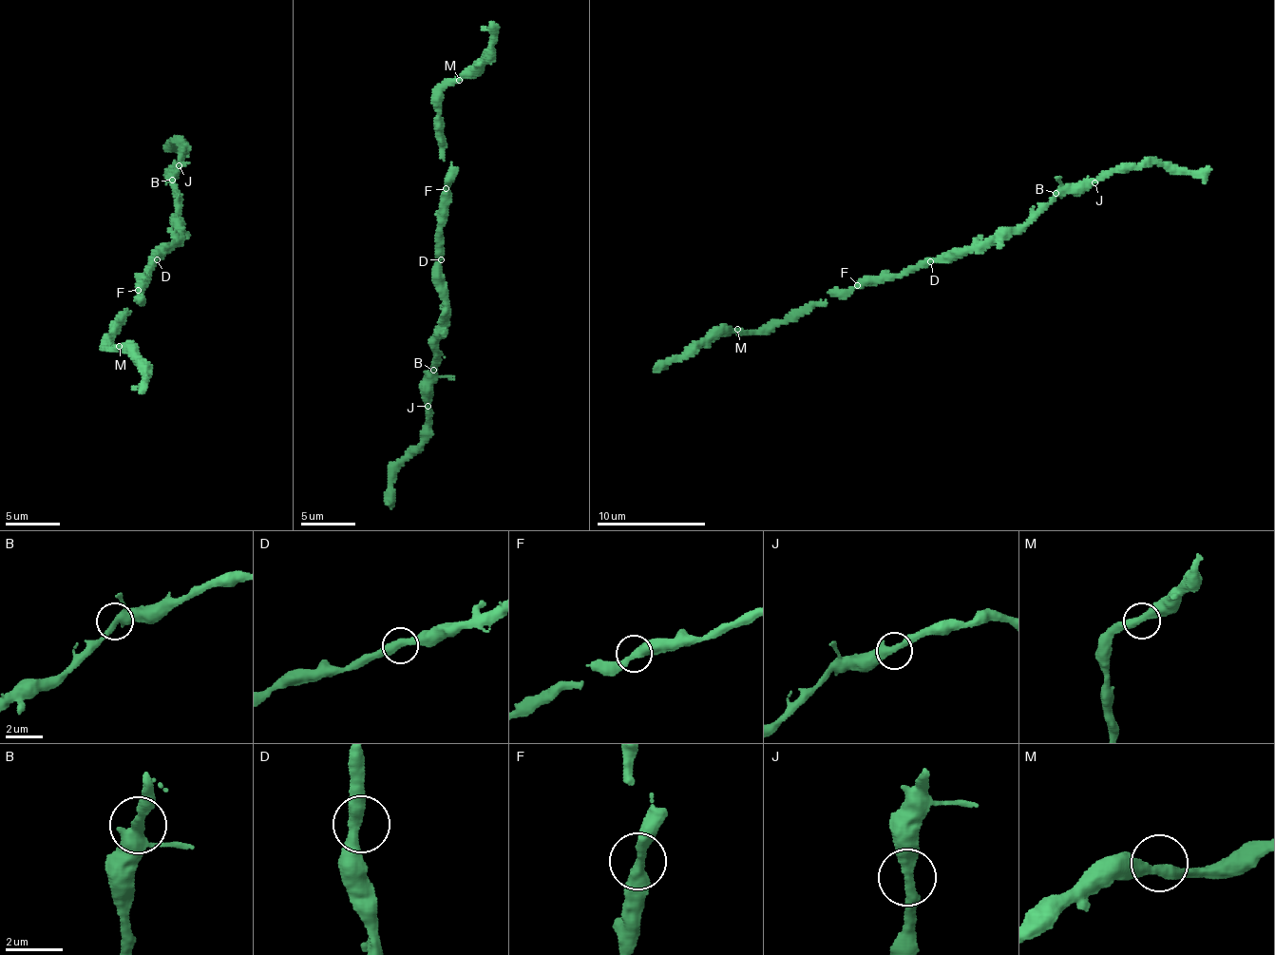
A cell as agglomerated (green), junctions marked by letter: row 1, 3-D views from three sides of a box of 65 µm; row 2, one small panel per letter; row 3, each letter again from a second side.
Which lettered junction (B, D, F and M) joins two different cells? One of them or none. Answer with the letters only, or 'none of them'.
none of them

